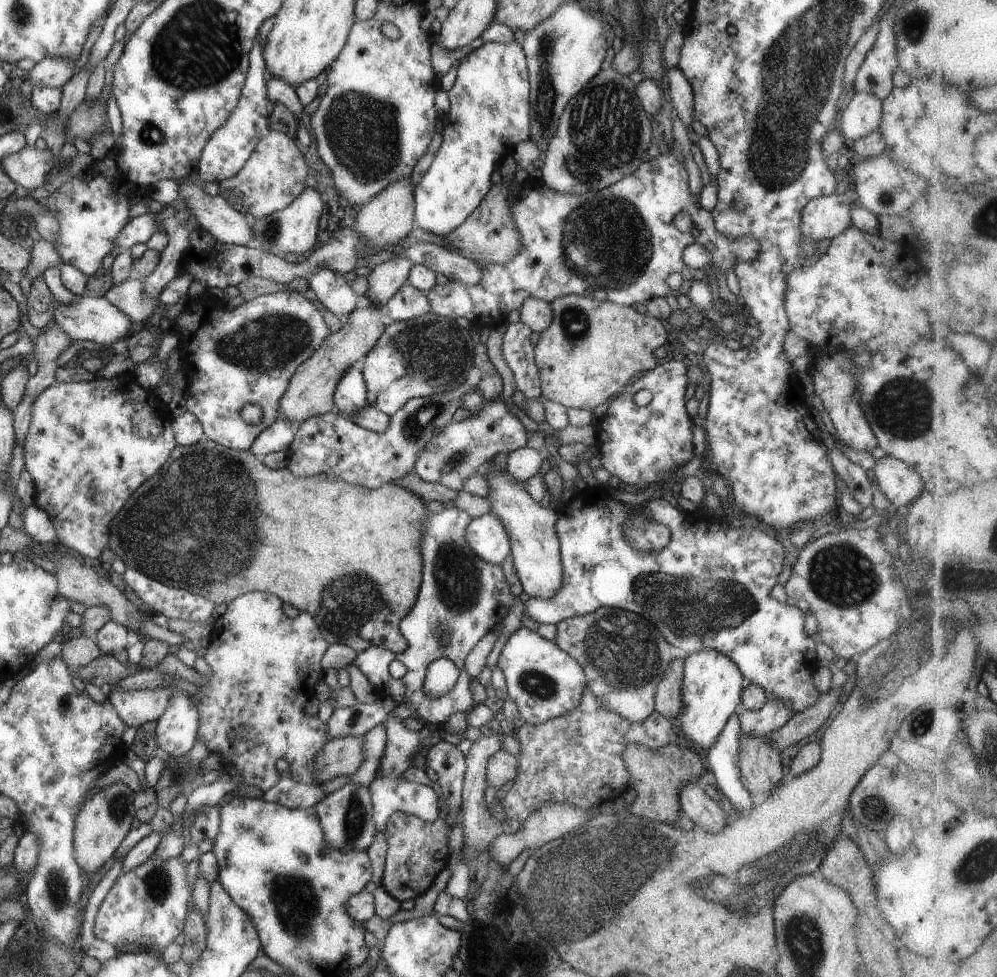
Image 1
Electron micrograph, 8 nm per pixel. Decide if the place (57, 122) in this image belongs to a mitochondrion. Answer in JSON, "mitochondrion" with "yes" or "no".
{"mitochondrion":"no"}

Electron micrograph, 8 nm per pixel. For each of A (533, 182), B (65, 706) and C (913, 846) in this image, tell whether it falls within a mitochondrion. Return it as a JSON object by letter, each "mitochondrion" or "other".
{"A":"other","B":"mitochondrion","C":"other"}

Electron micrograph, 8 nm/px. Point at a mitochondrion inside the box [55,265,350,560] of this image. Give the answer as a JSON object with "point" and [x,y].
{"point":[273,341]}

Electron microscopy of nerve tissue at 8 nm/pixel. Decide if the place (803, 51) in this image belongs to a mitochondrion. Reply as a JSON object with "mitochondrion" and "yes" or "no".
{"mitochondrion":"yes"}

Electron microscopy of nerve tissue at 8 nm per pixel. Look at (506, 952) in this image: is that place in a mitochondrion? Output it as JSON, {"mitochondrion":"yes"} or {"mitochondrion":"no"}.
{"mitochondrion":"no"}

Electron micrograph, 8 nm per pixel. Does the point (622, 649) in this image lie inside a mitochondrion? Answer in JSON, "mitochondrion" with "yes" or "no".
{"mitochondrion":"yes"}

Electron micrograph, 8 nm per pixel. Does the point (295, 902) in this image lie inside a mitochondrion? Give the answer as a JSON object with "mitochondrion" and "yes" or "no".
{"mitochondrion":"yes"}

